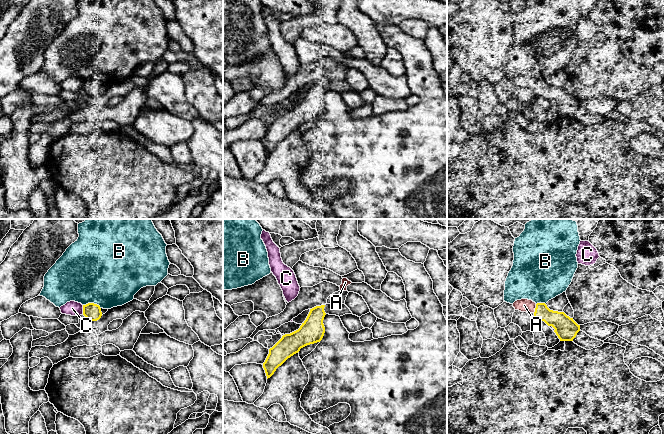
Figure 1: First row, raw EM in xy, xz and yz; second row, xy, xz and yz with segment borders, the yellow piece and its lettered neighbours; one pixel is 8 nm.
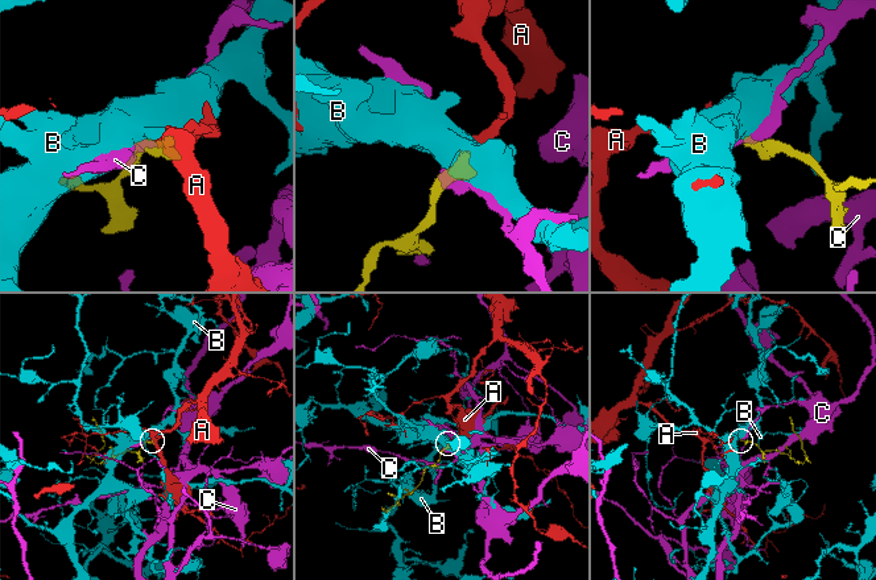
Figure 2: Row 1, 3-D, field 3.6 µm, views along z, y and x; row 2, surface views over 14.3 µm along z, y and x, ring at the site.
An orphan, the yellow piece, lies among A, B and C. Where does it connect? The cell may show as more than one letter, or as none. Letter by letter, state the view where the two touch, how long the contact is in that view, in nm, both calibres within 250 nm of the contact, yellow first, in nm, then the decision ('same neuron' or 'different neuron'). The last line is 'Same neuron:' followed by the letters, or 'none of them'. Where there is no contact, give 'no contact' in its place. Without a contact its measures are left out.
A: meets yellow in yz; contact 80 nm long; 150 nm thick on the yellow side, 110 nm on the other; same neuron
B: meets yellow in xy; contact 150 nm long; 140 nm thick on the yellow side, 500 nm on the other; different neuron
C: meets yellow in xy; contact 70 nm long; 140 nm thick on the yellow side, 120 nm on the other; different neuron
Same neuron: A

